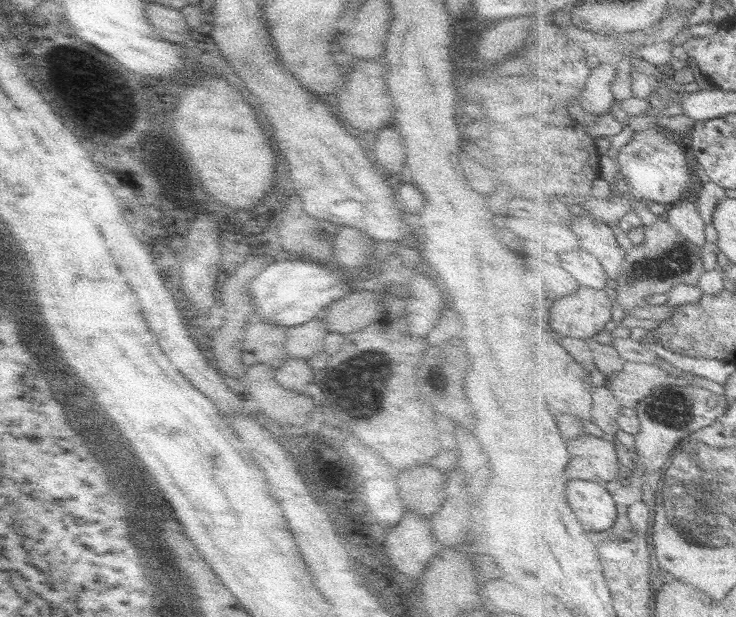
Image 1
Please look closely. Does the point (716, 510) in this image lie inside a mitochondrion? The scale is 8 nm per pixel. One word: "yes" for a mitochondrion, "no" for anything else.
yes

